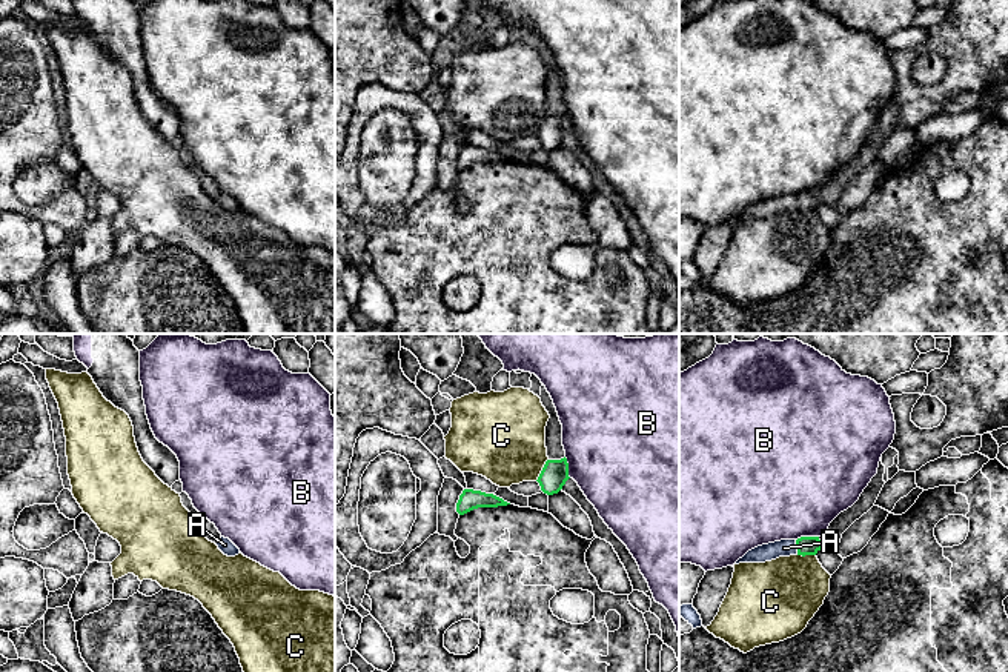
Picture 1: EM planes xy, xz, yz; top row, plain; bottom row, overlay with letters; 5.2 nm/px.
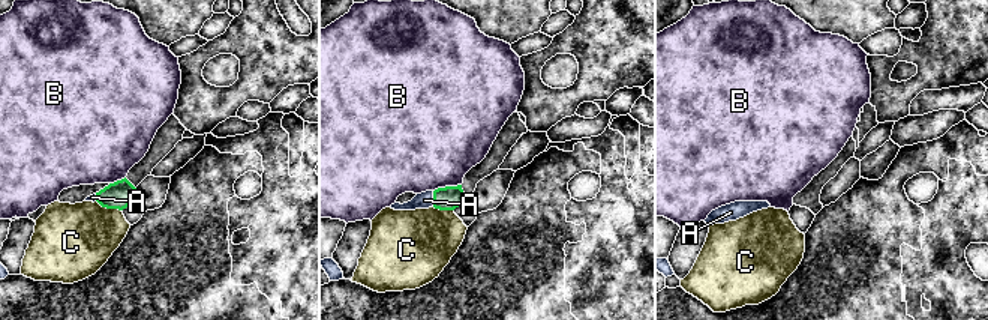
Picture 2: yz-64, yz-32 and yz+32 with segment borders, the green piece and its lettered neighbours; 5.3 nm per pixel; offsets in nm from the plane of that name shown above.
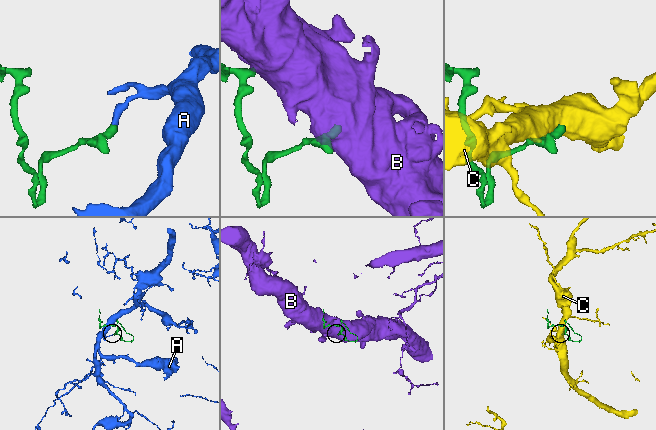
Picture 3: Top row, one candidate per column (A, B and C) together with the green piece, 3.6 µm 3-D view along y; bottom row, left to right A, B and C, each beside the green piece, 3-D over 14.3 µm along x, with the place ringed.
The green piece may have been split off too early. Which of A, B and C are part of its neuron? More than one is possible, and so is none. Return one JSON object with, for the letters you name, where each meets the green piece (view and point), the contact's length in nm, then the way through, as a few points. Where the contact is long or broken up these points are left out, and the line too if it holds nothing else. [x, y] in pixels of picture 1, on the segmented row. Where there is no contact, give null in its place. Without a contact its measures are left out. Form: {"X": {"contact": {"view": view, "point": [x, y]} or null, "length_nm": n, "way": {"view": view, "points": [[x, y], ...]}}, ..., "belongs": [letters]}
{"A": {"contact": {"view": "yz", "point": [796, 546]}, "length_nm": 70}, "belongs": ["A"]}

